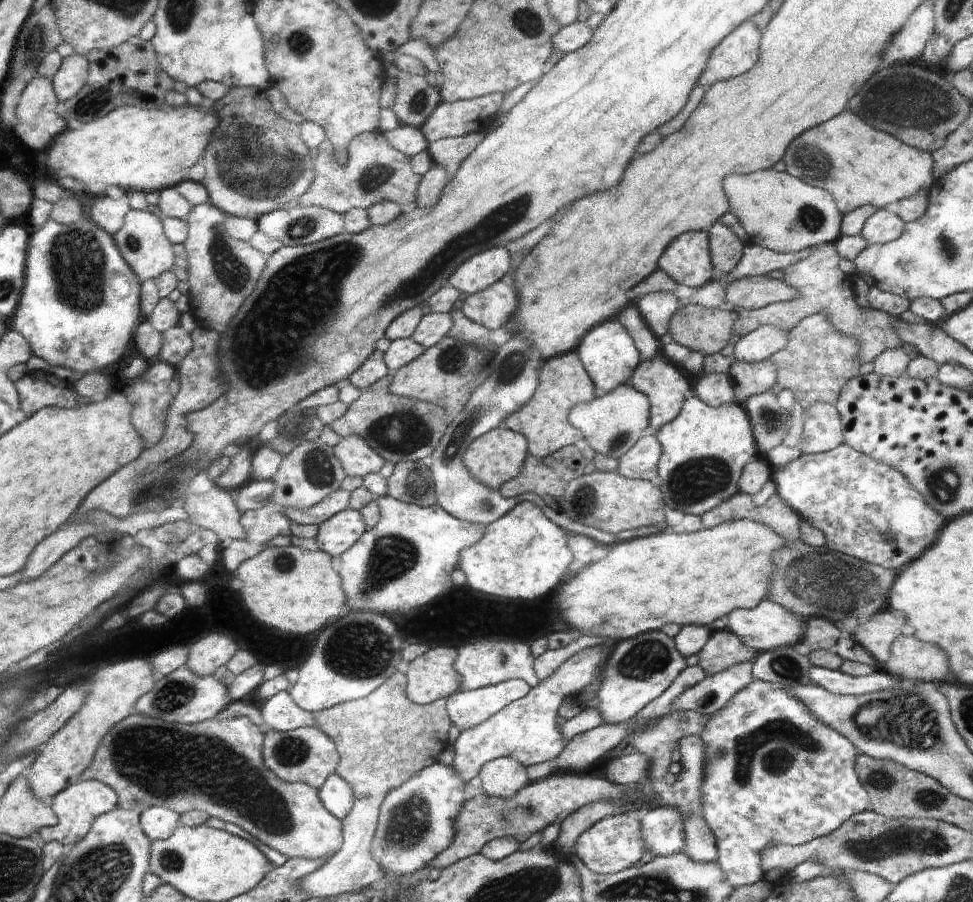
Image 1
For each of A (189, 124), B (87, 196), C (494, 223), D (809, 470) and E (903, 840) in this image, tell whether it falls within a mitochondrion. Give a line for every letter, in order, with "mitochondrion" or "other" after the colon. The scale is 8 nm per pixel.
A: other
B: other
C: mitochondrion
D: other
E: mitochondrion

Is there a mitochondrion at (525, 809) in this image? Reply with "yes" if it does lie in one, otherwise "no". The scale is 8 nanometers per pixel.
yes

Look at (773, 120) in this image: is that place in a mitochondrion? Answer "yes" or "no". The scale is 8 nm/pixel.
no

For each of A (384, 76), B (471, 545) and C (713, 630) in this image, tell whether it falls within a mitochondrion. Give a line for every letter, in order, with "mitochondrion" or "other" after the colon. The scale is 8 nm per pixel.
A: other
B: other
C: other

